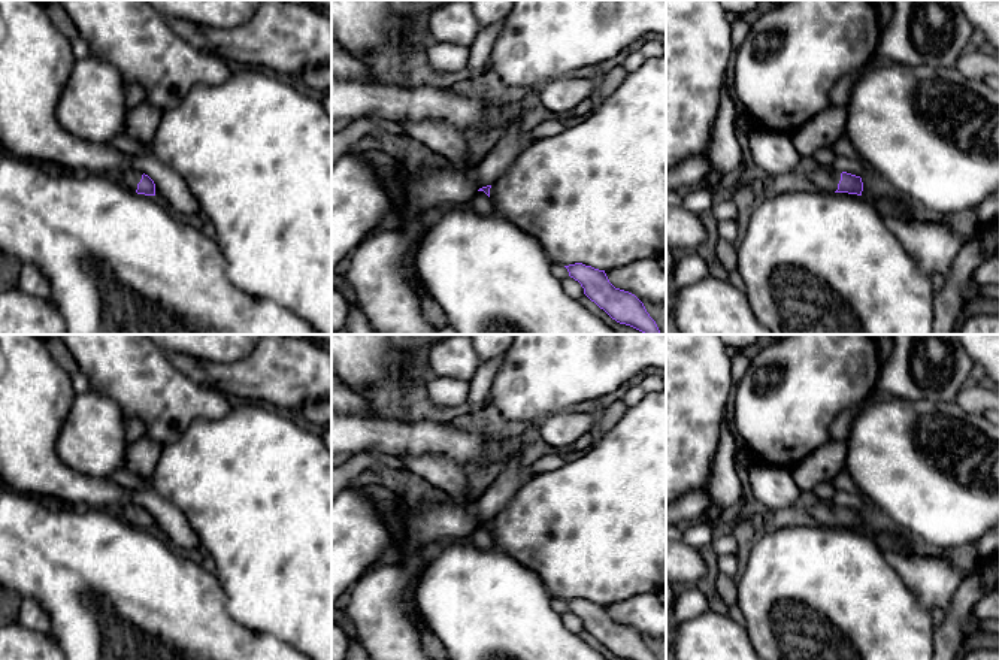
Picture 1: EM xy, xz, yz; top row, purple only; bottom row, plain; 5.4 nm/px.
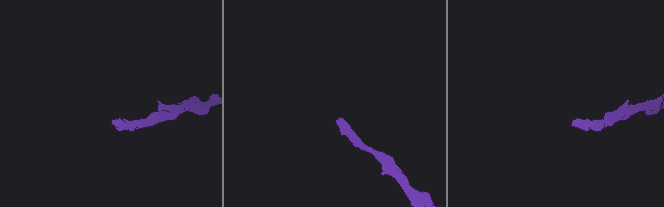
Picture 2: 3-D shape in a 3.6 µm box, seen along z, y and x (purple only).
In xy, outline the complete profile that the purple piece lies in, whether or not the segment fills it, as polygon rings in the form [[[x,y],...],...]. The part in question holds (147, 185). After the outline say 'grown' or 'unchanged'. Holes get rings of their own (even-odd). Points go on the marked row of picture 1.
[[[136,169],[122,170],[121,182],[127,185],[131,191],[136,191],[137,194],[155,196],[154,181],[148,175]]] | grown

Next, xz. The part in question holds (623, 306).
[[[575,263],[564,266],[569,276],[581,284],[584,294],[612,320],[630,326],[644,334],[662,334],[644,303],[632,293],[615,288],[605,270]]] | unchanged

